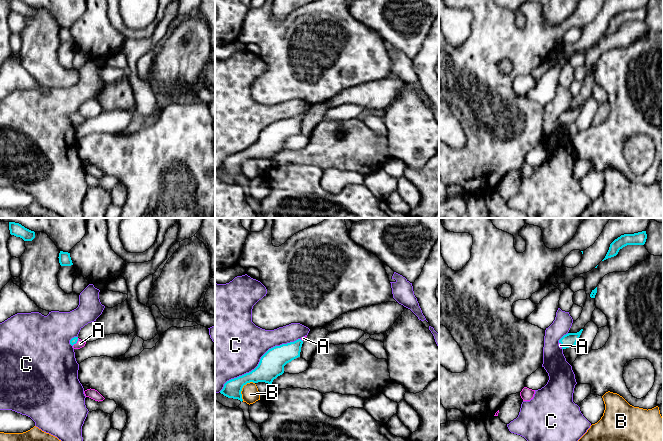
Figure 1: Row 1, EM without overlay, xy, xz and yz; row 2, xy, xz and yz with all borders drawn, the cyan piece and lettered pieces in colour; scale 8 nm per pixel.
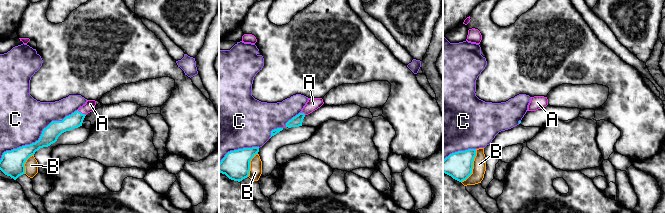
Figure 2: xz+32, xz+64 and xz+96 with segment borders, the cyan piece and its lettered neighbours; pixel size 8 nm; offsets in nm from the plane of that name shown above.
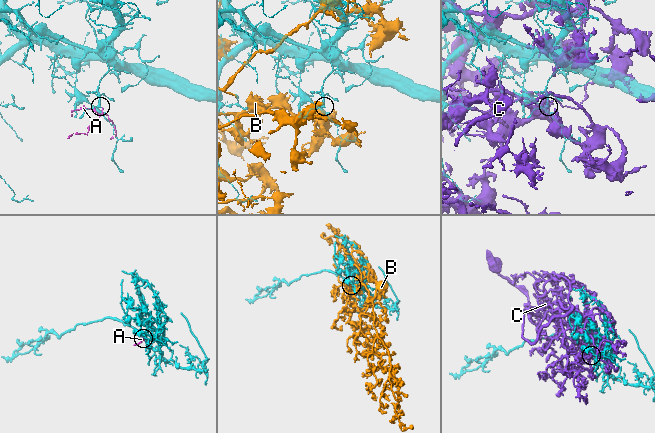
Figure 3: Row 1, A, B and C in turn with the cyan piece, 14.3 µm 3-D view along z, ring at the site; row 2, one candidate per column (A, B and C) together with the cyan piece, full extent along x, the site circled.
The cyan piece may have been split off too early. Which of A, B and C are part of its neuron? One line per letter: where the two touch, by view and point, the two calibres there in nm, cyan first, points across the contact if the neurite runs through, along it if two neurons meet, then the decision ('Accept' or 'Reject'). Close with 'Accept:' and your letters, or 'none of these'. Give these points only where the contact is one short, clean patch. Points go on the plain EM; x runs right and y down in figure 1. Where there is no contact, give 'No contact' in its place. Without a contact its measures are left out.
A: Touches cyan at xy (76, 118). Thickness 50 nm (cyan) against 60 nm. Path across: xy (74, 116), (76, 118), (80, 119). Accept
B: Touches cyan at xz (242, 163). Thickness 180 nm (cyan) against 140 nm. Reject
C: Touches cyan at xz (259, 138). Thickness 200 nm (cyan) against 480 nm. Reject
Accept: A

